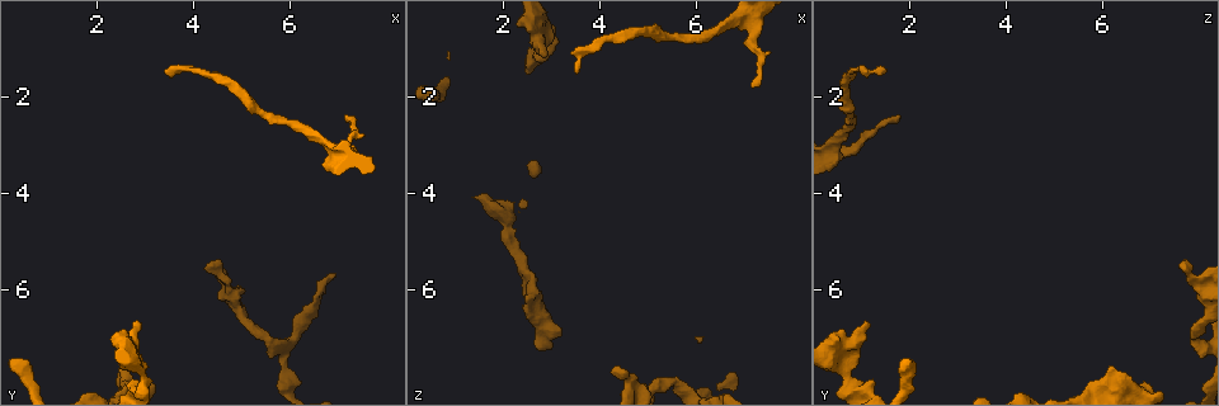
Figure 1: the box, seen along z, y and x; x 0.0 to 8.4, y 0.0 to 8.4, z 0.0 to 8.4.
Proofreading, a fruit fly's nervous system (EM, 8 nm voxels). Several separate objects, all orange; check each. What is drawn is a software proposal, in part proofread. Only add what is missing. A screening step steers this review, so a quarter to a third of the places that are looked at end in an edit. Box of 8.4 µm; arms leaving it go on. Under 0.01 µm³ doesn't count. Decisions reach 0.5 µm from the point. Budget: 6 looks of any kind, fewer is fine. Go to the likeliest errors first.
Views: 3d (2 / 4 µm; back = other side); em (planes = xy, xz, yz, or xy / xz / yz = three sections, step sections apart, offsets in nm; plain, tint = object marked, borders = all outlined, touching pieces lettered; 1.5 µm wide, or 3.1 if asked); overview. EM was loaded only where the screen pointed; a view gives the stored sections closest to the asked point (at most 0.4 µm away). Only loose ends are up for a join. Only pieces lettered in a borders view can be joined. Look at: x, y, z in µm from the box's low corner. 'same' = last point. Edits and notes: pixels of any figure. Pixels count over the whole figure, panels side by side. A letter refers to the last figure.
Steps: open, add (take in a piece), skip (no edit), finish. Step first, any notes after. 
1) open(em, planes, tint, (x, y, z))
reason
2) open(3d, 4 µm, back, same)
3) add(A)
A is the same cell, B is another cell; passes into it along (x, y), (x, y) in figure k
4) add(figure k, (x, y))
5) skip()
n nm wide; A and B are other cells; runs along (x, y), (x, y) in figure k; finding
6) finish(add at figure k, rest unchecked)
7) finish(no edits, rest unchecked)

open(3d, 2 µm, (3.45, 1.45, 1.50))
free end

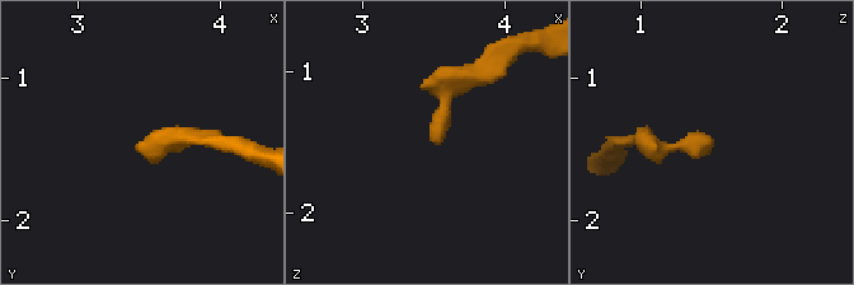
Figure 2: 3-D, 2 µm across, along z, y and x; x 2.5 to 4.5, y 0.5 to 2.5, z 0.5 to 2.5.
open(em, planes, plain, (3.46, 1.44, 1.46))

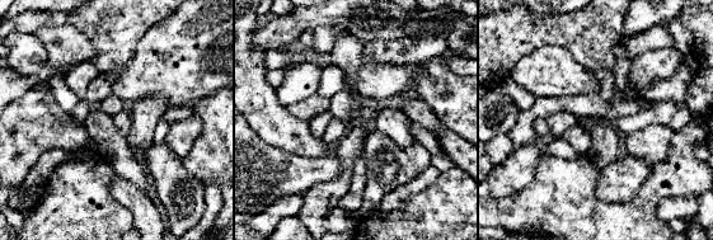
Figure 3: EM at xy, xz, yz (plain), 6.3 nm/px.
open(em, planes, borders, same)
what lies round it

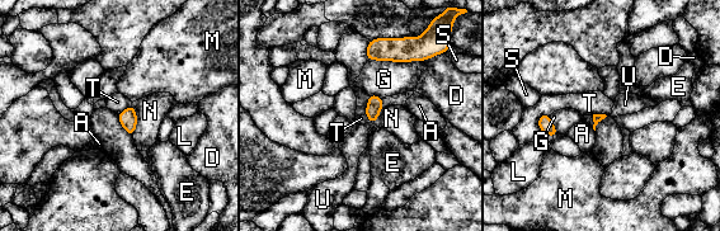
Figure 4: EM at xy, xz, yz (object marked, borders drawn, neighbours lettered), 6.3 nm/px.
skip()
A, D, E, G, L, M, N, S, T and U are other cells; border along (367, 95), (366, 117), (371, 122) in figure 4; no lettered piece goes on from it

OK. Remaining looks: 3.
open(3d, 2 µm, back, (7.10, 2.40, 1.80))
an open end

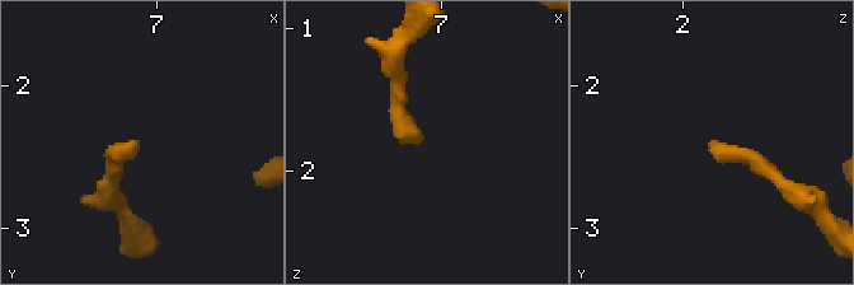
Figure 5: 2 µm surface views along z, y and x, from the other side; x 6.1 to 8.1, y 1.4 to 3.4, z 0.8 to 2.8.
open(em, planes, plain, (7.12, 2.44, 1.82))

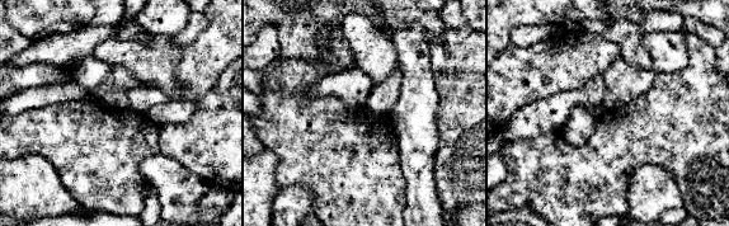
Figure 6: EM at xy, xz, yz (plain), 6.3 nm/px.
open(em, planes, borders, same)
see the neighbours

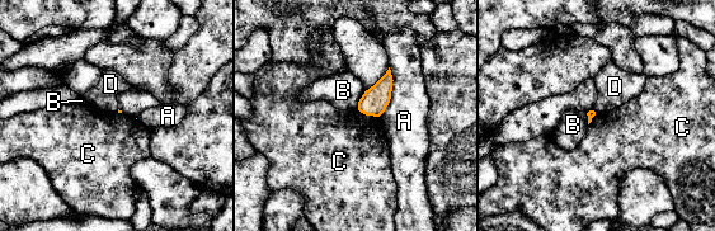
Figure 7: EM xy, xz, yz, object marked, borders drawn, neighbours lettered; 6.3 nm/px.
skip()
A, B, C and D are other cells; none of them fits

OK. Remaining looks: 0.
finish(no edits, rest unchecked)

